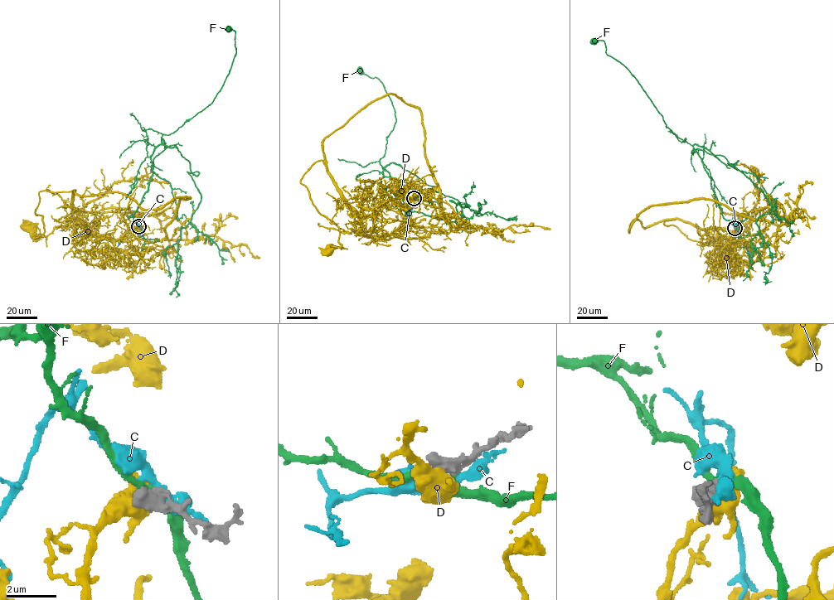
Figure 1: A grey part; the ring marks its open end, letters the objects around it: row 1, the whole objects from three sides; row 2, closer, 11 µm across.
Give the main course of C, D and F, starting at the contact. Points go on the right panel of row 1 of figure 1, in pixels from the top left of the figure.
C: (736, 227), (749, 255)
D: (735, 228), (727, 248), (732, 234), (722, 229), (676, 219), (662, 223), (752, 260), (752, 248)
F: (736, 227), (724, 218), (710, 179), (693, 146), (666, 128), (635, 78), (606, 53), (604, 41), (593, 40)

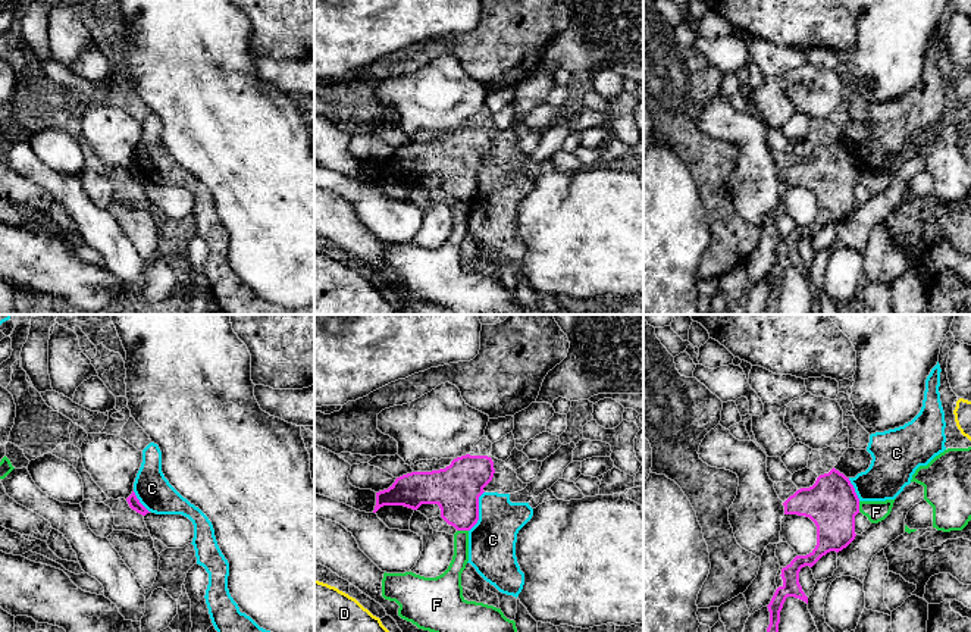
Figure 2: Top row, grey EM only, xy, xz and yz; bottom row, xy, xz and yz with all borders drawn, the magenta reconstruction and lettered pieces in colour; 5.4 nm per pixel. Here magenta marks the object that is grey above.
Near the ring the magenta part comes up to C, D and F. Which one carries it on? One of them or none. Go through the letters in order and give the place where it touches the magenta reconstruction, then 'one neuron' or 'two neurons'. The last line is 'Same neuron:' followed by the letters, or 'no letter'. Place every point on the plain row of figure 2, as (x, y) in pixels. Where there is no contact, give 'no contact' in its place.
C: meets magenta in xz at (478, 182); two neurons
D: no contact; two neurons
F: meets magenta in xz at (463, 200); two neurons
Same neuron: no letter

